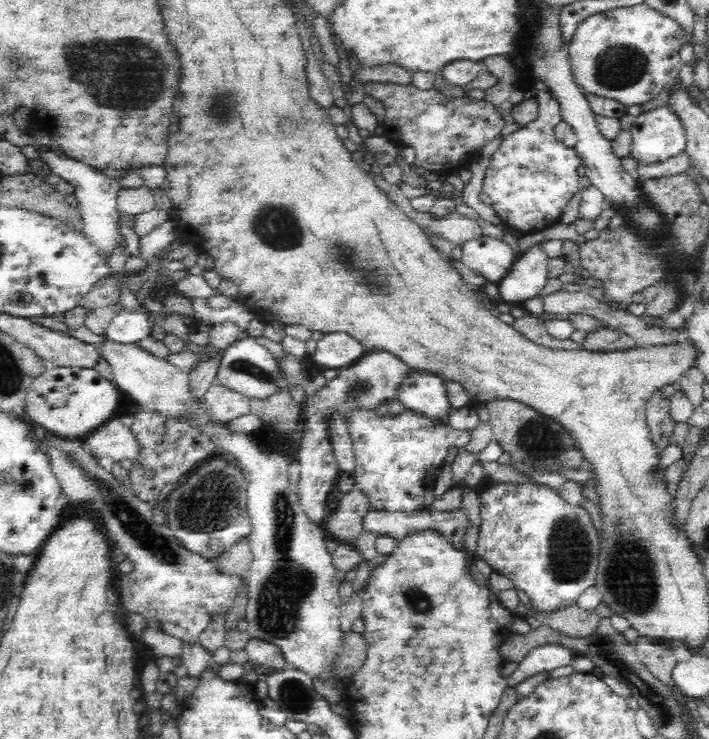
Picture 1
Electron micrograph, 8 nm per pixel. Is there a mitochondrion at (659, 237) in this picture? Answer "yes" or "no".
no

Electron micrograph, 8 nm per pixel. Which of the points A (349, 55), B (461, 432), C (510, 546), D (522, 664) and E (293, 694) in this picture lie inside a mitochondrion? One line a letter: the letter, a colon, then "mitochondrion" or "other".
A: other
B: other
C: other
D: other
E: mitochondrion

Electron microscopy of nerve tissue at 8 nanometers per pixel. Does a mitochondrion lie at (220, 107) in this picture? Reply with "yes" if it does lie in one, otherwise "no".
yes

